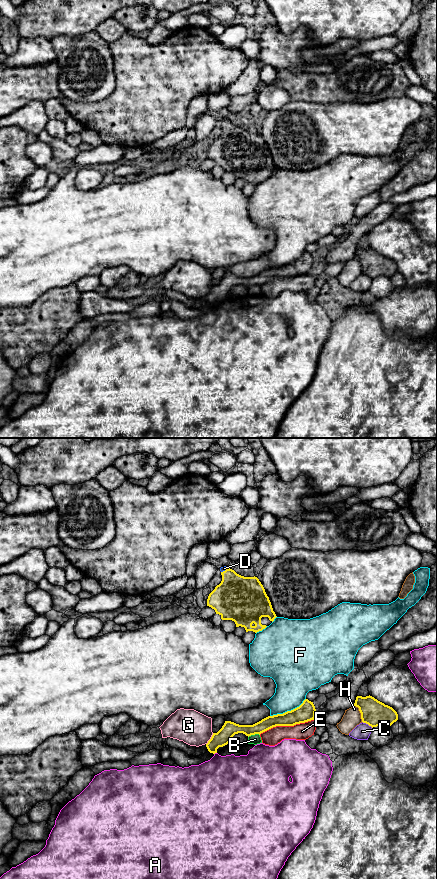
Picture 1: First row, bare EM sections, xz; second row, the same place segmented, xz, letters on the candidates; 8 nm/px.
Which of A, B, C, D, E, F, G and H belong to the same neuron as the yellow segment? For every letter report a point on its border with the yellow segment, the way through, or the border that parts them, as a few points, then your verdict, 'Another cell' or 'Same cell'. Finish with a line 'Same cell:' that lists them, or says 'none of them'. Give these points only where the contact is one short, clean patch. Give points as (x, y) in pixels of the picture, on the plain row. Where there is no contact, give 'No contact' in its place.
A: Touches yellow at xz (215, 304). Another cell
B: Touches yellow at xz (253, 286). Another cell
C: Touches yellow at xz (367, 275). Another cell
D: Touches yellow at xz (226, 121). Path across: xz (237, 150), (226, 121), (224, 120). Same cell
E: Touches yellow at xz (286, 277). Another cell
F: Touches yellow at xz (288, 263). Another cell
G: Touches yellow at xz (210, 291). Boundary: xz (213, 285), (206, 296). Another cell
H: Touches yellow at xz (360, 264). Another cell
Same cell: D

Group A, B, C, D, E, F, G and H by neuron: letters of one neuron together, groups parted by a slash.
A / B / C / D / E / F / G / H

